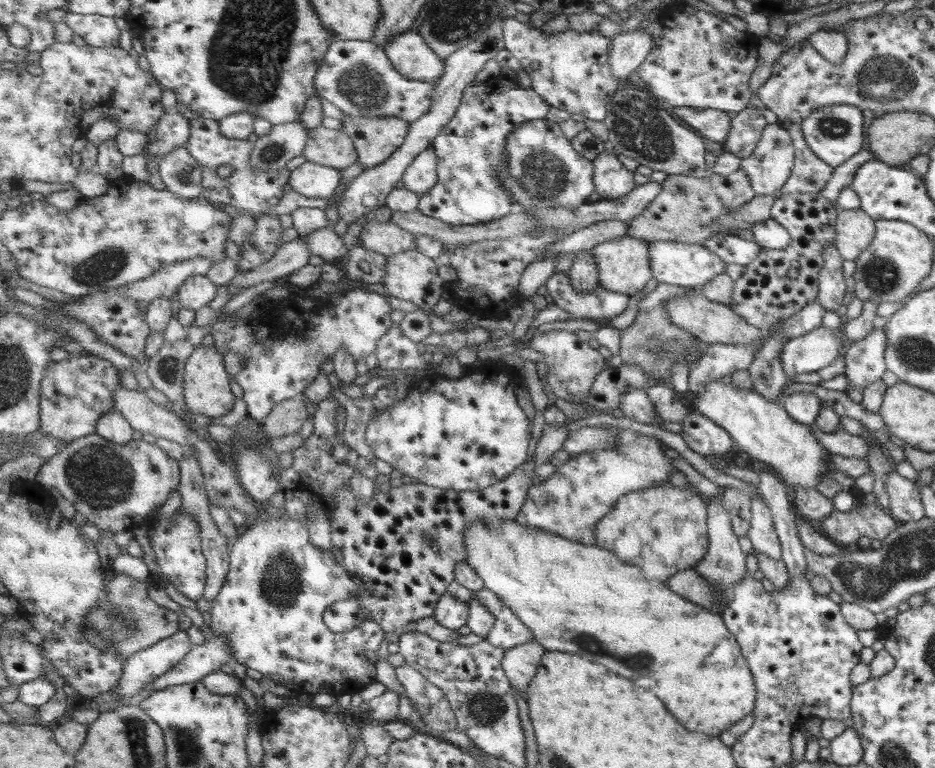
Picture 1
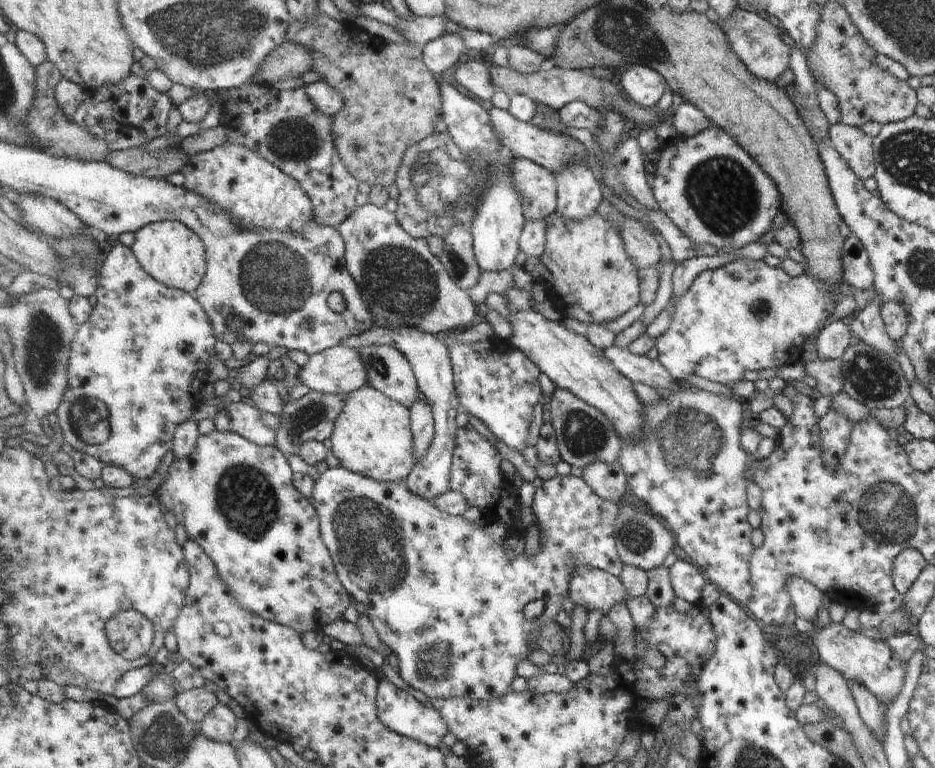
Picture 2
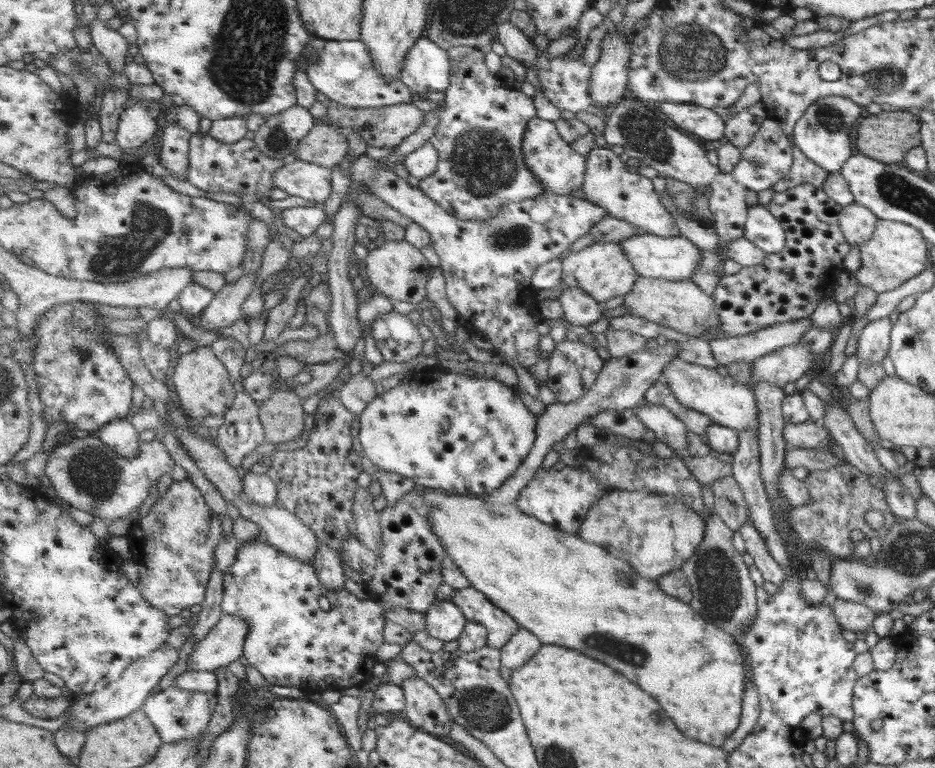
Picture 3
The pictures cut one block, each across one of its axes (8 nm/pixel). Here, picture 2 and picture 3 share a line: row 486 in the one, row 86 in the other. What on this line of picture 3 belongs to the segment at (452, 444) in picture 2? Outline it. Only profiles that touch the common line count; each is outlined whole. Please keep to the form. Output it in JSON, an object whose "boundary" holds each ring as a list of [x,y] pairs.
{"boundary":[[[421,38],[409,50],[398,79],[412,92],[446,92],[452,70],[450,55],[429,38]]]}

